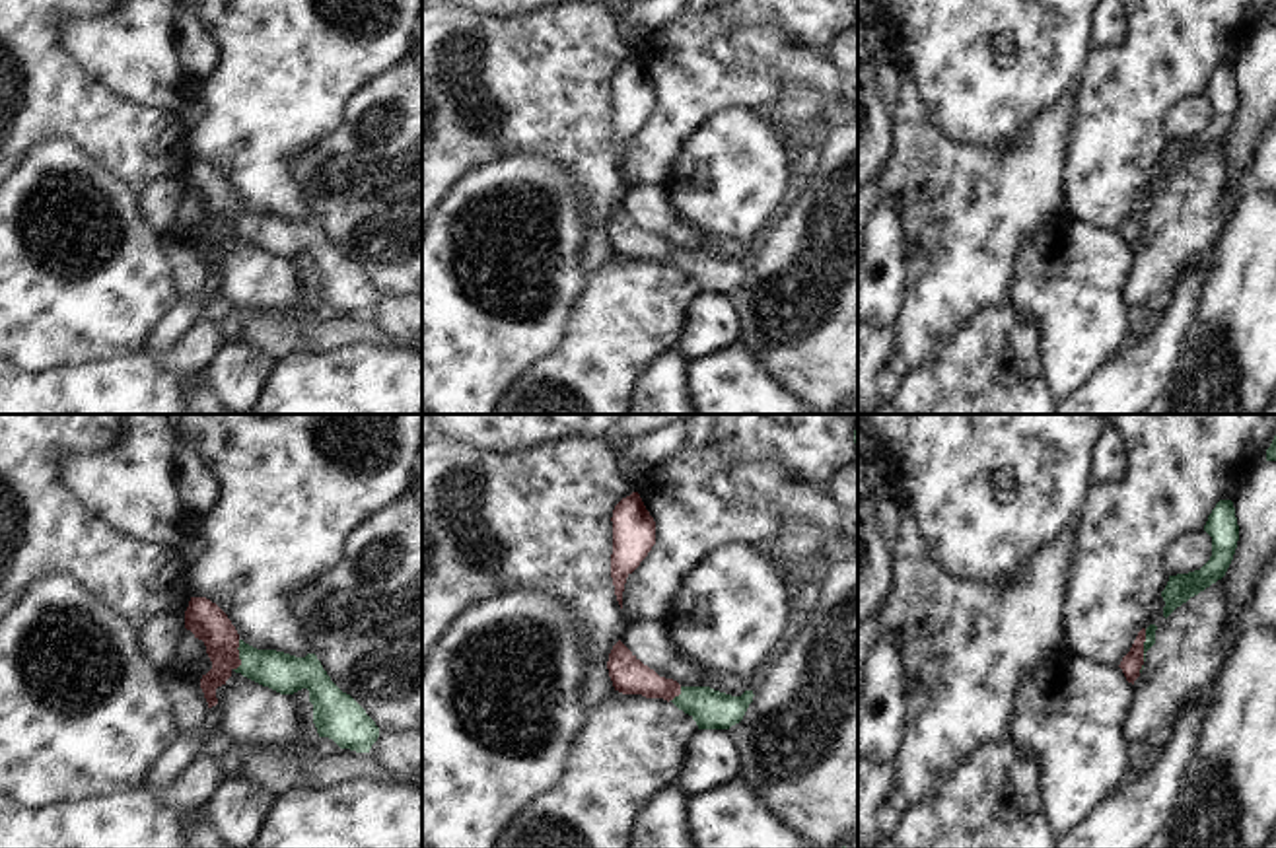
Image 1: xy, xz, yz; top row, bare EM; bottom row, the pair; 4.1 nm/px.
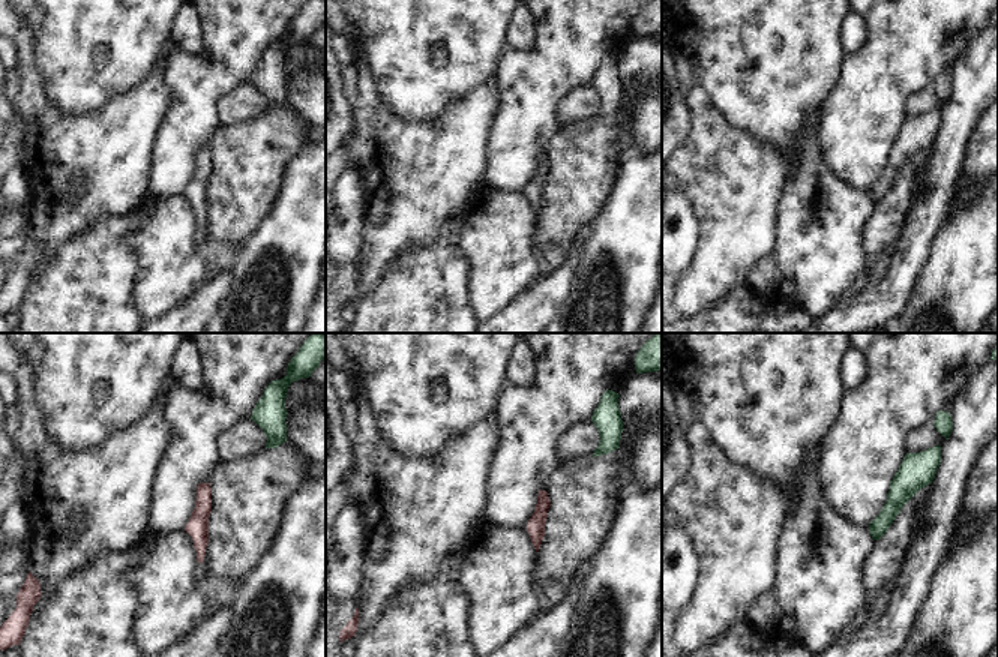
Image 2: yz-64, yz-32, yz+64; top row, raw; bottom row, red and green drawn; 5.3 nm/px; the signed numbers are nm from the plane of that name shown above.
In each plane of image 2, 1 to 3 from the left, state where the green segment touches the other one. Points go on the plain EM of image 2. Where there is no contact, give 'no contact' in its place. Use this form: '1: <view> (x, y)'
1: no contact
2: no contact
3: no contact

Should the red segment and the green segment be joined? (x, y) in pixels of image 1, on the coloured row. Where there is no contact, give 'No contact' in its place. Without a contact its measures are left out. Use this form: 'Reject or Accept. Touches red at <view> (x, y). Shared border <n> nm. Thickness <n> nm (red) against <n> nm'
Accept. Touches red at yz (1142, 644). Shared border 140 nm. Thickness 90 nm (red) against 50 nm

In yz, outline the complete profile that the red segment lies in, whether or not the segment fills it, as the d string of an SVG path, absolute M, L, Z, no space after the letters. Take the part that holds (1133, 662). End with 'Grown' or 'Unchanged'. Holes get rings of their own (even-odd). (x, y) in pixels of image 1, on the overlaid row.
M1150 624L1148 628L1142 628L1130 648L1130 652L1122 657L1120 669L1128 683L1134 685L1134 681L1140 677L1146 661L1146 652L1155 644L1155 624Z. Grown

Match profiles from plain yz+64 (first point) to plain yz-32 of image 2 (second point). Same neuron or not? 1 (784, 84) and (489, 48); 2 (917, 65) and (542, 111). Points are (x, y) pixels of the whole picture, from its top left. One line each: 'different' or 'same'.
1: same
2: same

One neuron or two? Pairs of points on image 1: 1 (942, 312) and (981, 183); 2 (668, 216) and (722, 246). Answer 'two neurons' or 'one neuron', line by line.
1: one neuron
2: one neuron

